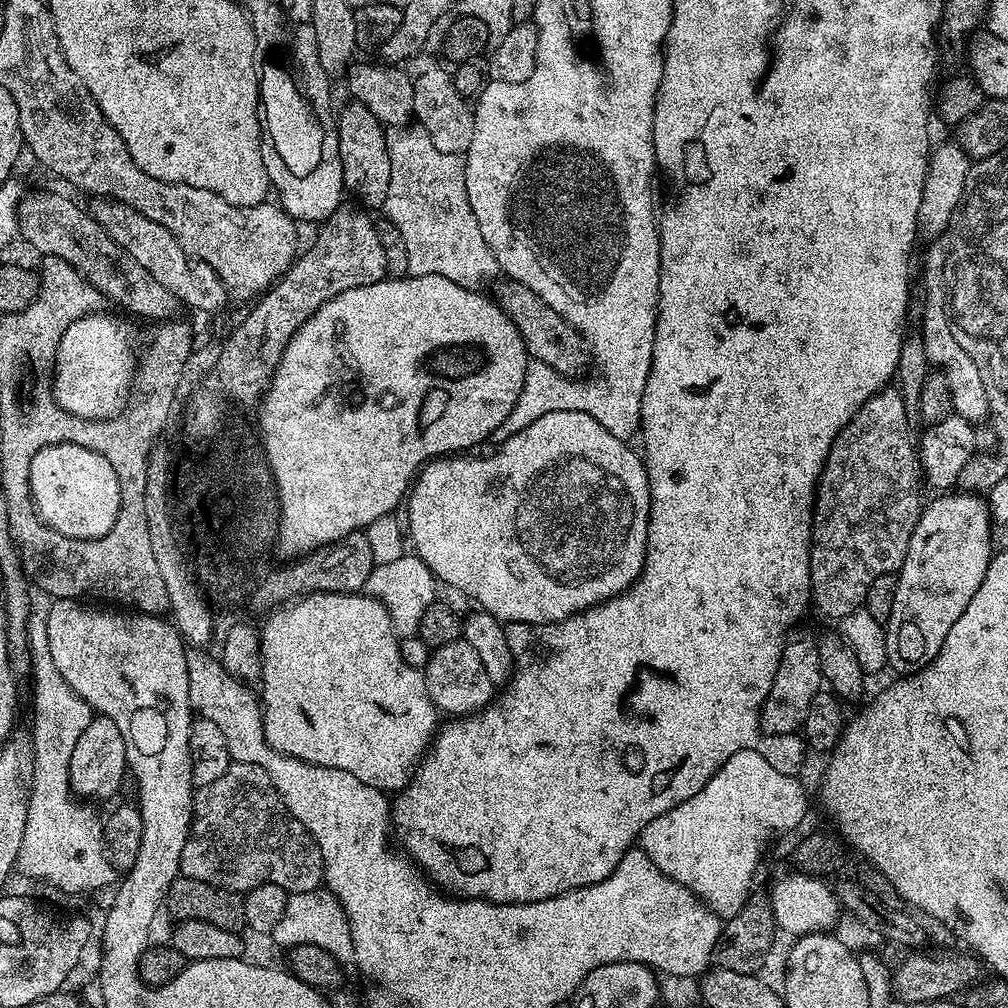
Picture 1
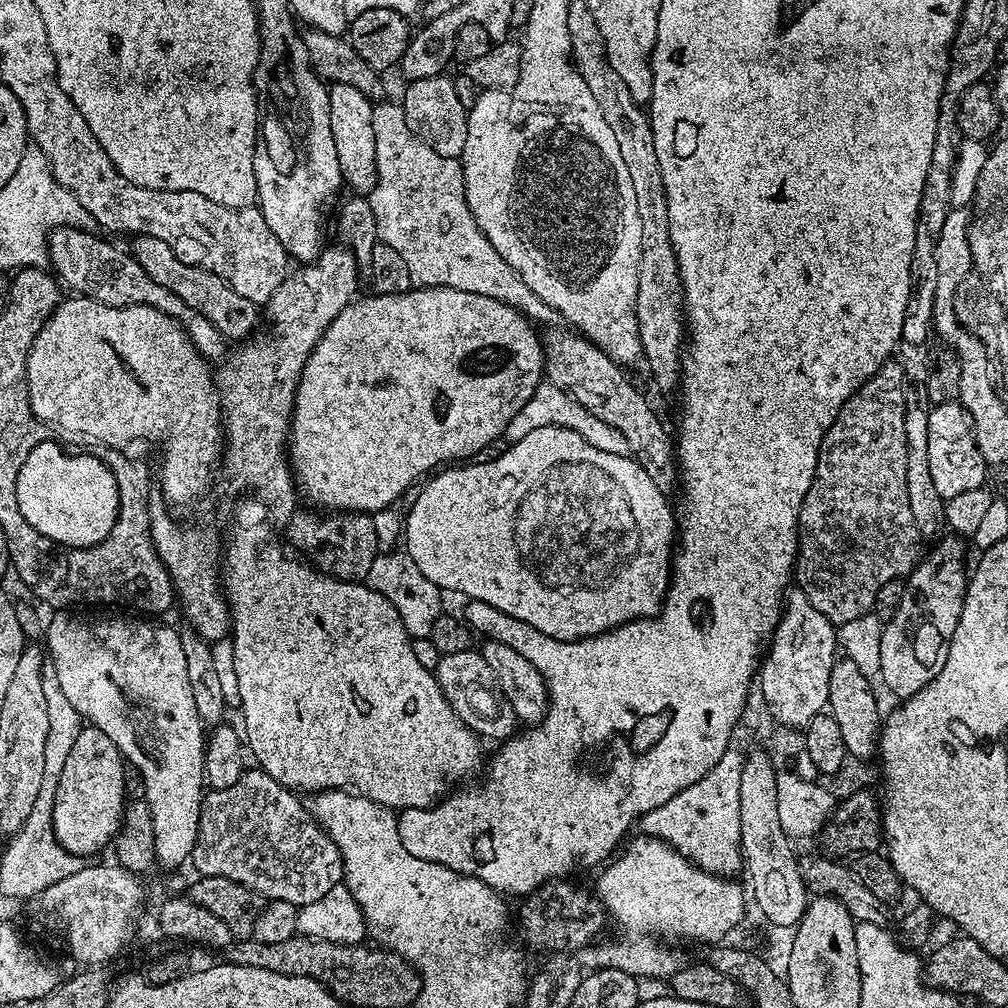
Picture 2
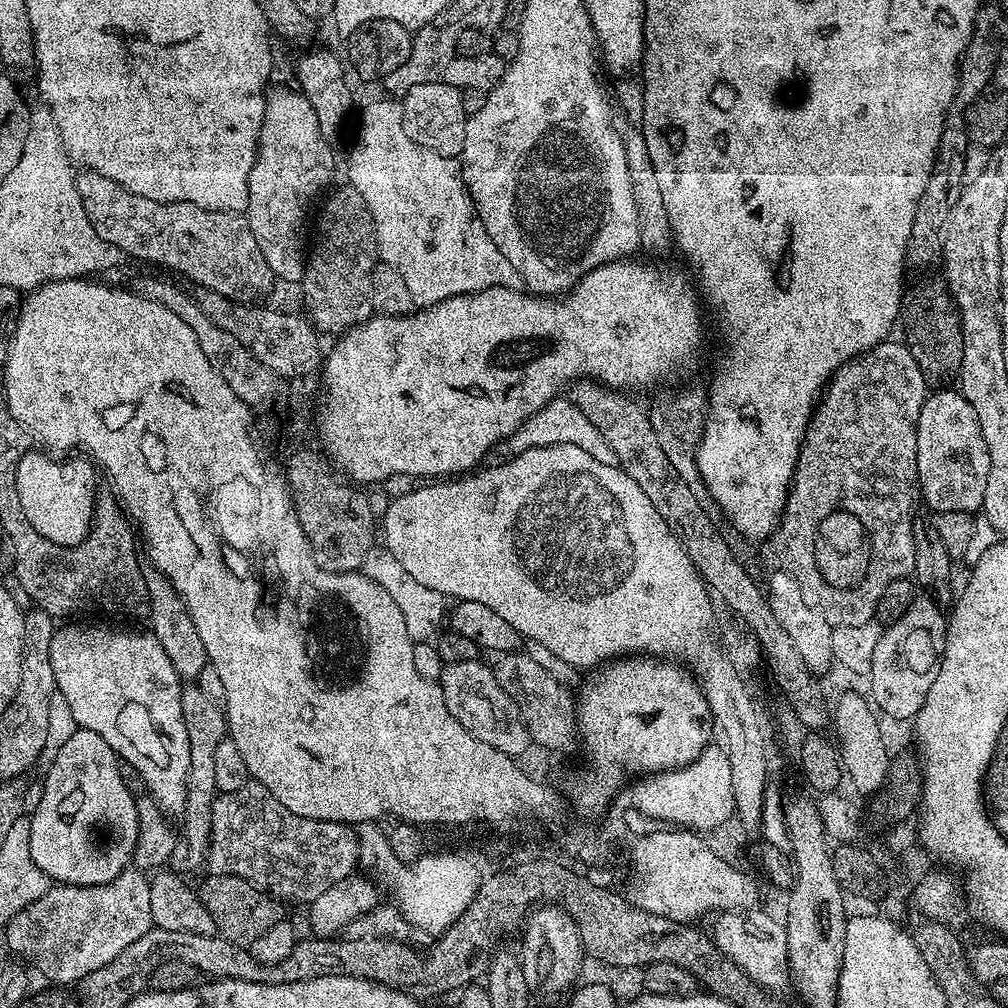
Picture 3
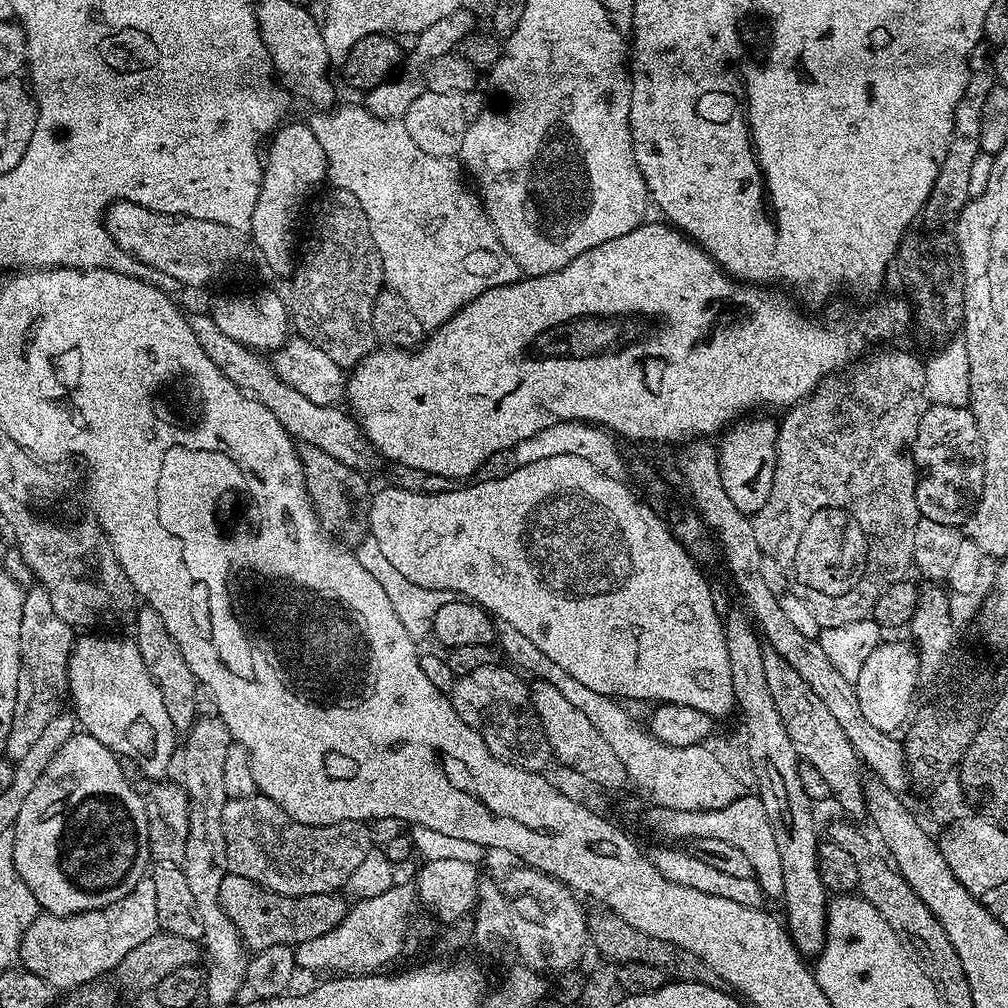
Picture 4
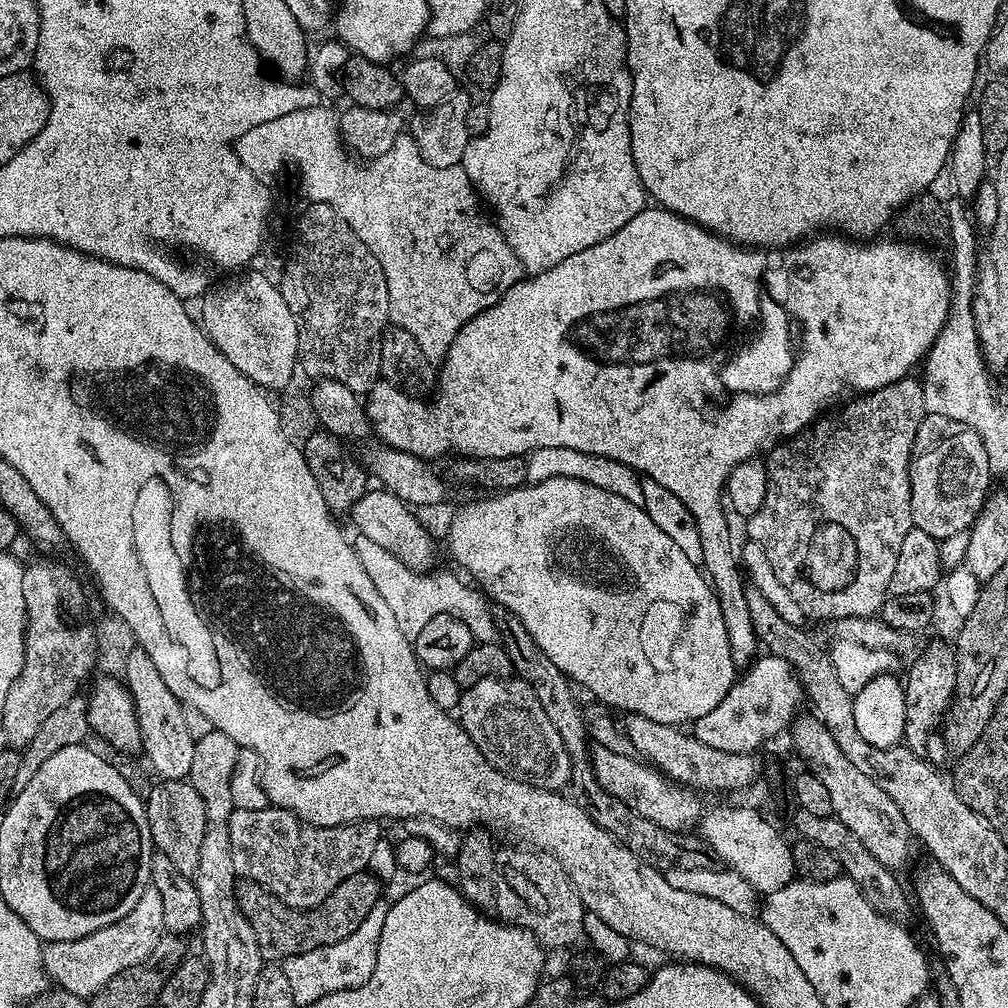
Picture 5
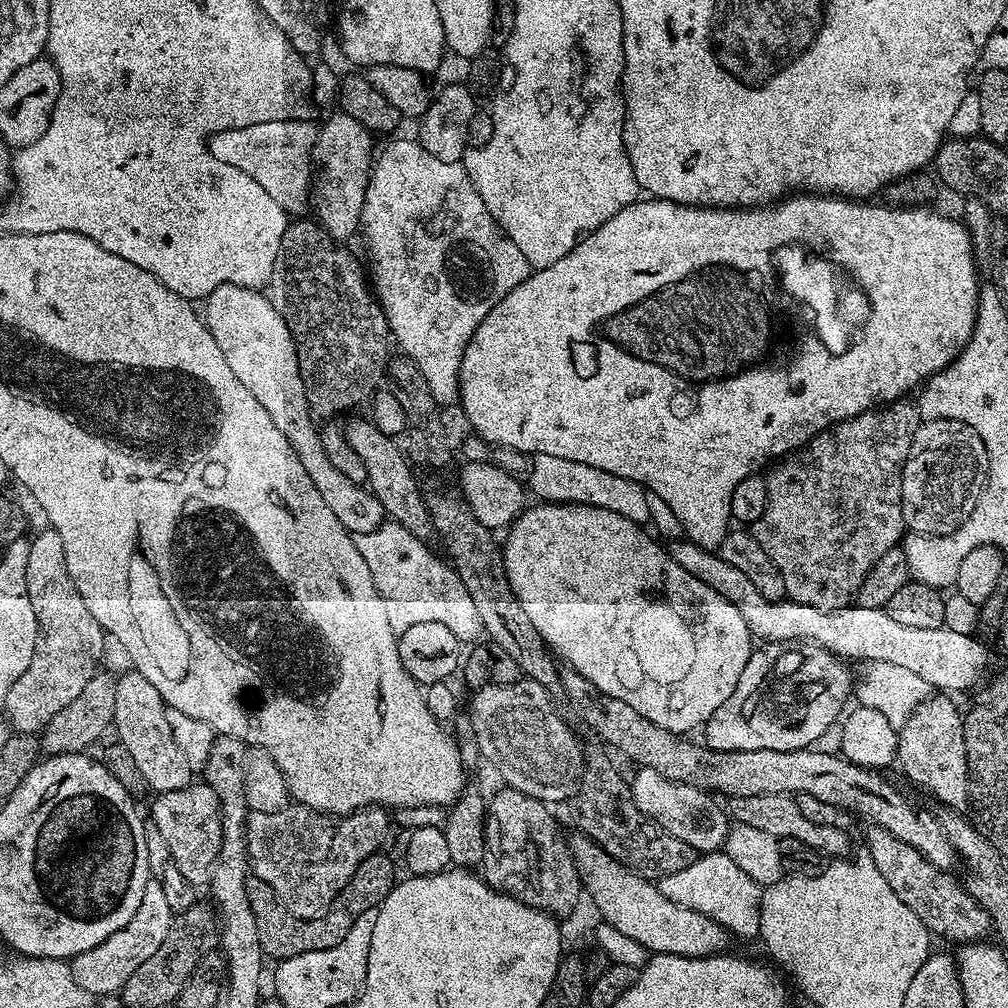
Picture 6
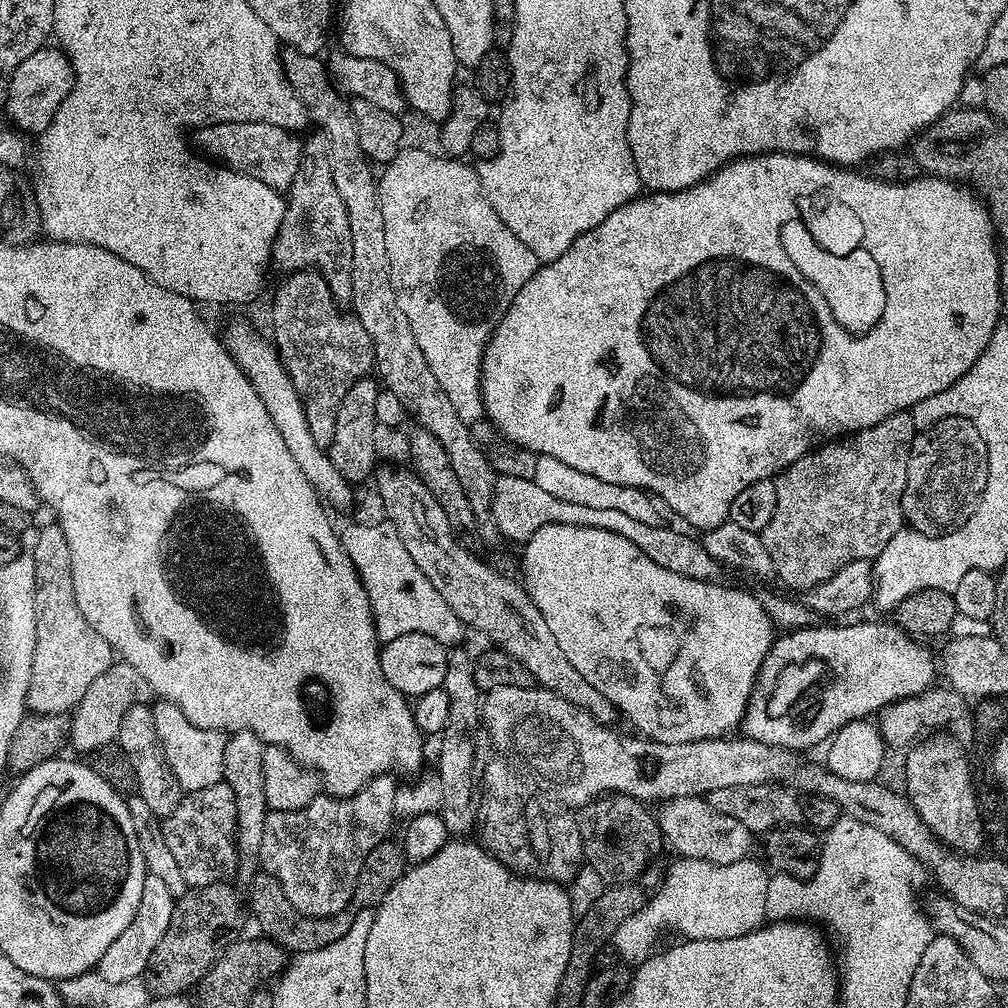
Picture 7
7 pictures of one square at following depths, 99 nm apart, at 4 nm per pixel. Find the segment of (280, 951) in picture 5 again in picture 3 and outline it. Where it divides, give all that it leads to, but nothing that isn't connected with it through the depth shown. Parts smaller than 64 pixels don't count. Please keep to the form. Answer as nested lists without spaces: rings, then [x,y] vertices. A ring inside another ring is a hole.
[[[205,875],[205,880],[198,884],[198,895],[202,906],[214,918],[217,933],[226,942],[234,942],[240,948],[248,948],[260,934],[266,934],[270,926],[282,919],[281,901],[271,897],[261,888],[255,888],[237,876]]]

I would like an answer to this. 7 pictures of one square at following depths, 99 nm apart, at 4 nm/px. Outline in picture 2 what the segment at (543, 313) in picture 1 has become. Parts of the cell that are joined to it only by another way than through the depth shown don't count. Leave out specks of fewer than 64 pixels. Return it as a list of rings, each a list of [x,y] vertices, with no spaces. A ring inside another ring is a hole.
[[[552,326],[547,329],[548,333],[543,333],[542,343],[544,346],[544,376],[547,383],[558,386],[558,390],[562,390],[568,396],[573,396],[584,409],[590,414],[594,414],[594,418],[602,418],[602,422],[606,422],[614,430],[618,430],[626,438],[626,446],[632,457],[642,466],[642,470],[646,470],[646,474],[650,474],[650,478],[654,480],[654,486],[658,486],[665,492],[671,493],[678,484],[678,465],[674,455],[674,442],[670,437],[670,432],[664,429],[664,424],[660,421],[660,416],[654,409],[648,405],[648,400],[628,381],[628,376],[623,367],[612,360],[602,349],[593,344],[587,336],[580,335],[579,332],[571,327],[556,328]]]

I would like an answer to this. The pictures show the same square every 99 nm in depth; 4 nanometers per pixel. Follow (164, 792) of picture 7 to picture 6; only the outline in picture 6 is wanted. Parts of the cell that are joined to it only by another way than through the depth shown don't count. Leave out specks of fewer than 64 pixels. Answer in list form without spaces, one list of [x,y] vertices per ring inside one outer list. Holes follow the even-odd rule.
[[[138,671],[119,675],[115,690],[114,732],[117,732],[135,768],[155,793],[184,789],[194,778],[194,770],[175,741],[169,709],[154,684]]]

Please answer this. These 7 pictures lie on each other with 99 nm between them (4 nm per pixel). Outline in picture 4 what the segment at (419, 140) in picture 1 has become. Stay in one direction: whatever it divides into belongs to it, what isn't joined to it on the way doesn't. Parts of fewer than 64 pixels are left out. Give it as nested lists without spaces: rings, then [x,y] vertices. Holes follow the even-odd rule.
[[[359,103],[356,104],[348,104],[345,108],[336,106],[331,110],[313,111],[312,120],[307,121],[307,126],[314,134],[314,138],[318,140],[318,146],[322,146],[322,150],[326,154],[326,162],[328,163],[327,179],[329,181],[333,180],[331,183],[337,188],[350,190],[362,204],[362,210],[365,211],[366,219],[370,224],[370,234],[373,235],[374,245],[376,245],[378,254],[381,256],[382,270],[384,271],[387,287],[404,299],[406,306],[410,306],[414,318],[418,318],[421,326],[425,330],[440,328],[455,312],[462,310],[462,306],[466,306],[474,298],[478,298],[478,294],[482,294],[491,288],[513,284],[514,281],[521,279],[522,273],[518,262],[514,262],[514,258],[510,258],[510,254],[506,254],[506,250],[496,233],[496,228],[484,212],[484,206],[479,195],[470,187],[465,173],[458,168],[458,162],[450,158],[438,161],[435,156],[426,154],[426,150],[418,150],[418,146],[410,138],[410,134],[405,130],[400,120],[379,120],[367,108]]]

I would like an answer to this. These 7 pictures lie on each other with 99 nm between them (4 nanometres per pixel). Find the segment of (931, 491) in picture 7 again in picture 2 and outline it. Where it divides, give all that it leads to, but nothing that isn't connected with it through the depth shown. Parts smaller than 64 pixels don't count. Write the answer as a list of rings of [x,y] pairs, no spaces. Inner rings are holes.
[[[959,402],[938,404],[931,409],[928,453],[930,454],[930,474],[934,477],[934,487],[944,501],[957,497],[965,490],[981,487],[985,483],[986,462],[982,458],[982,450],[978,450],[970,414]]]

